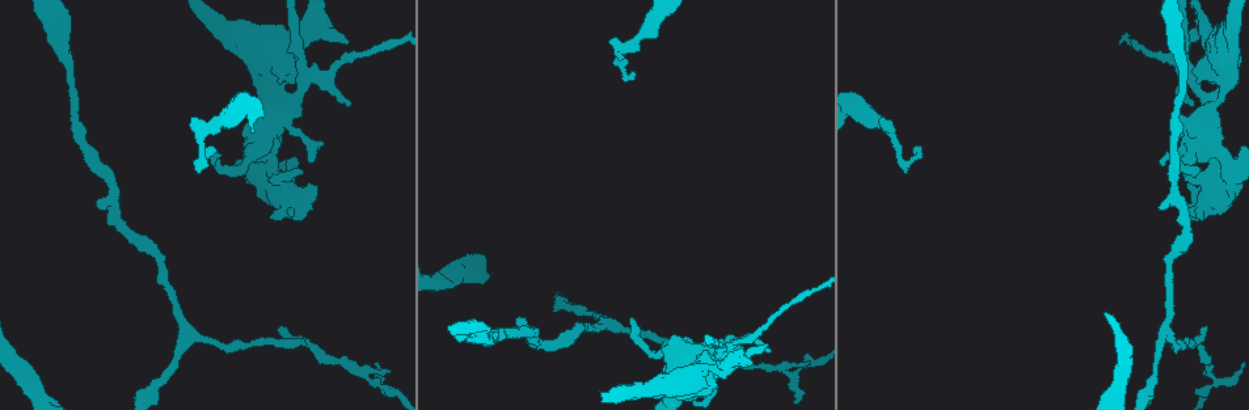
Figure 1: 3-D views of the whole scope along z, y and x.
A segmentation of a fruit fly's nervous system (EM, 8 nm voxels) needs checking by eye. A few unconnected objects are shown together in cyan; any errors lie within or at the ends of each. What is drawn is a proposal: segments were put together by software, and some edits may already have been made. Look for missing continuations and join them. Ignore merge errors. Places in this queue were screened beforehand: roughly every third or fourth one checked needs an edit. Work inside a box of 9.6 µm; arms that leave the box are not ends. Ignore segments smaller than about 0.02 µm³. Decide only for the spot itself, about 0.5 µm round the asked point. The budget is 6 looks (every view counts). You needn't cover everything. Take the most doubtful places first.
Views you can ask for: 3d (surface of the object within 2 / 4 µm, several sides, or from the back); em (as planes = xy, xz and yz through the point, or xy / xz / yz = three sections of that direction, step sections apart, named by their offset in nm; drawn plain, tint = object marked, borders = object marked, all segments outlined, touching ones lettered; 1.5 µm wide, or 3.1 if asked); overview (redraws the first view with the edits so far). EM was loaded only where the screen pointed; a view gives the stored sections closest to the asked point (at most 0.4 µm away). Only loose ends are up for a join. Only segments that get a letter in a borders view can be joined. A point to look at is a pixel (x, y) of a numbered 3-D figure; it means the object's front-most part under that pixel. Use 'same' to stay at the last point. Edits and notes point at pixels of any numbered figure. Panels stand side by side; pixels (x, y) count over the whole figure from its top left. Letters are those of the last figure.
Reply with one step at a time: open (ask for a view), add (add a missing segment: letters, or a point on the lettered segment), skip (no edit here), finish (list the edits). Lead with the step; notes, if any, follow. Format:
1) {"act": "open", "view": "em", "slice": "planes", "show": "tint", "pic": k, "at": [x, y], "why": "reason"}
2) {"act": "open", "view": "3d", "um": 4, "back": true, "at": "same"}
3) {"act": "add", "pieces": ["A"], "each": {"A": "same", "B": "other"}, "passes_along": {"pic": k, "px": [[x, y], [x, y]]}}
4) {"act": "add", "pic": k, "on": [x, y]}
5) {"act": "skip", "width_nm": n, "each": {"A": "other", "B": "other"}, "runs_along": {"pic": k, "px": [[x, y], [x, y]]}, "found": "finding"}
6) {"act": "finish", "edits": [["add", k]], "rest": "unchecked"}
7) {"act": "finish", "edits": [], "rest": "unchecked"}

{"act": "open", "view": "3d", "um": 4, "pic": 1, "at": [704, 376]}

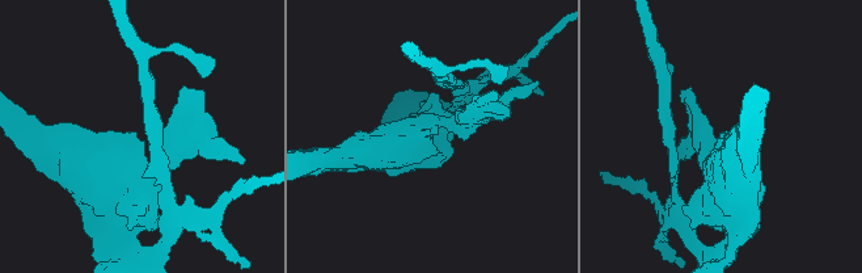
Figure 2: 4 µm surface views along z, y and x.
{"act": "open", "view": "em", "um": 3.1, "slice": "xy", "step": 8, "show": "plain", "pic": 2, "at": [132, 134], "why": "shape alone is not enough"}

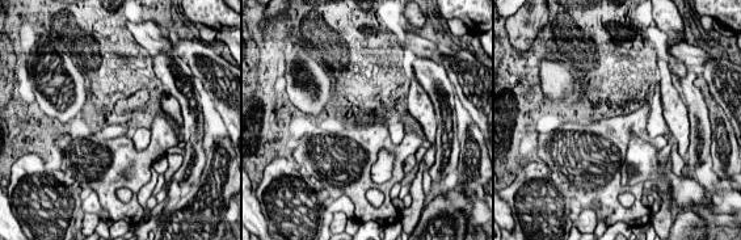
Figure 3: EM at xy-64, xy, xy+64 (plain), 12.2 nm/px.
{"act": "open", "view": "em", "um": 3.1, "slice": "xy", "step": 8, "show": "borders", "at": "same"}

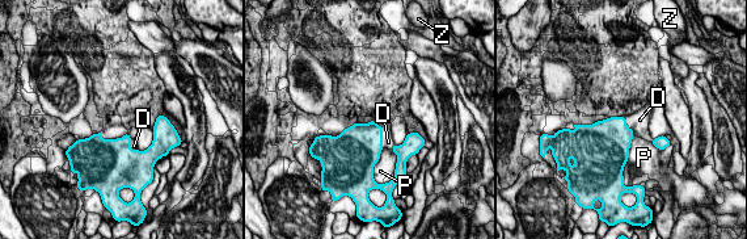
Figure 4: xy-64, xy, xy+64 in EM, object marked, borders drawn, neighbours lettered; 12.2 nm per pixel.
{"act": "add", "pieces": ["D"], "each": {"D": "same", "P": "other", "Z": "other"}, "passes_along": {"pic": 4, "px": [[363, 142], [382, 134], [388, 142]]}, "found": "it goes on there"}

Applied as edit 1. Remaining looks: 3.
{"act": "open", "view": "overview", "why": "see it whole again"}

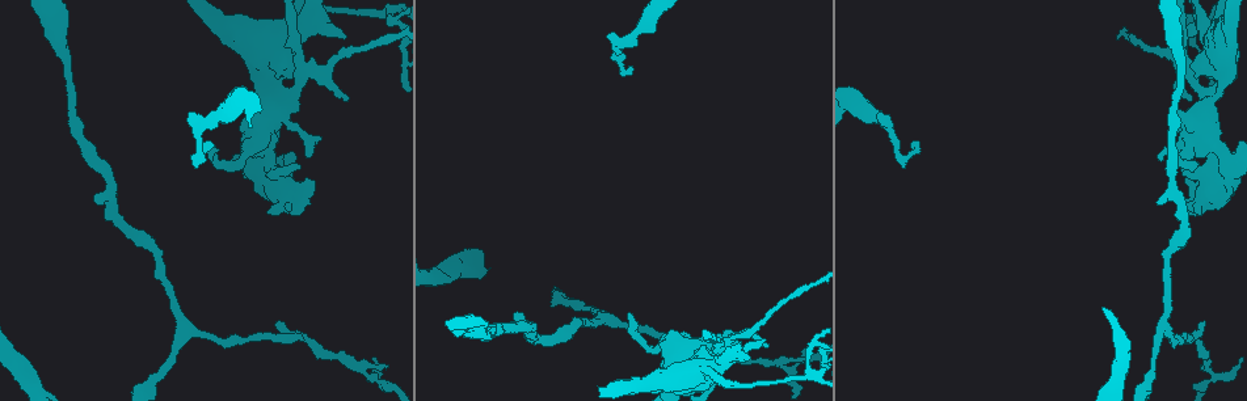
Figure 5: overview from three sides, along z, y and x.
{"act": "open", "view": "em", "slice": "planes", "show": "plain", "pic": 5, "at": [766, 346], "why": "thin end"}

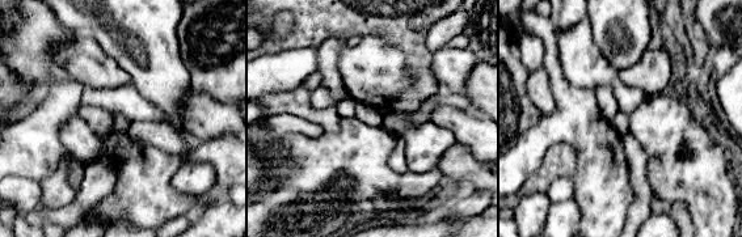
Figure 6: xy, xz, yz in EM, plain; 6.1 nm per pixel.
{"act": "open", "view": "em", "slice": "planes", "show": "borders", "at": "same", "why": "see the neighbours"}

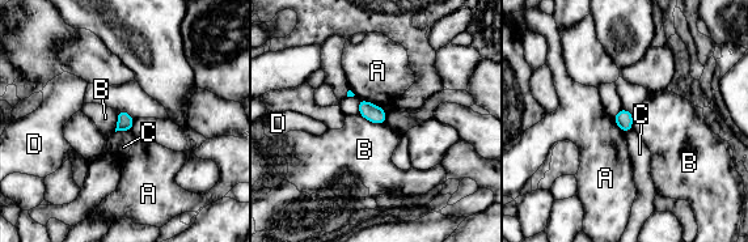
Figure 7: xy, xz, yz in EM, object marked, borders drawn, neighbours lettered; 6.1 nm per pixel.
{"act": "skip", "width_nm": 100, "each": {"A": "other", "B": "other", "C": "other", "D": "other"}, "border": {"pic": 7, "px": [[359, 114], [371, 122], [384, 124]]}, "found": "none of them fits"}

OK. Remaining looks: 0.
{"act": "finish", "edits": [["add", 4]], "rest": "unchecked"}

